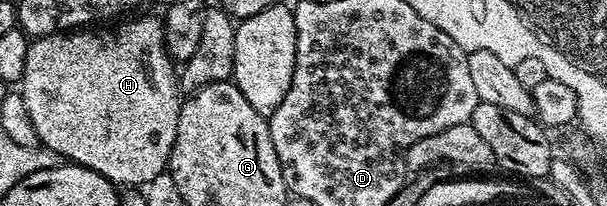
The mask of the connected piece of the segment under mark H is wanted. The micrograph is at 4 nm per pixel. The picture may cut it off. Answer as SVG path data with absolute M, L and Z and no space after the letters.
M136 17L117 23L122 25L82 27L30 40L27 67L23 67L19 82L38 142L65 155L69 163L87 167L118 187L143 187L155 175L166 172L183 100L175 62L164 43L162 18Z

